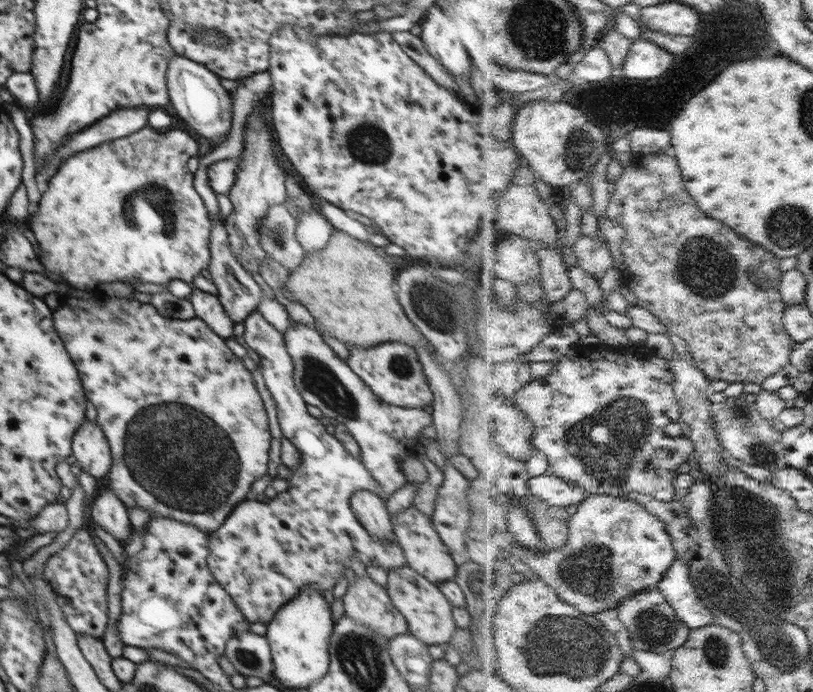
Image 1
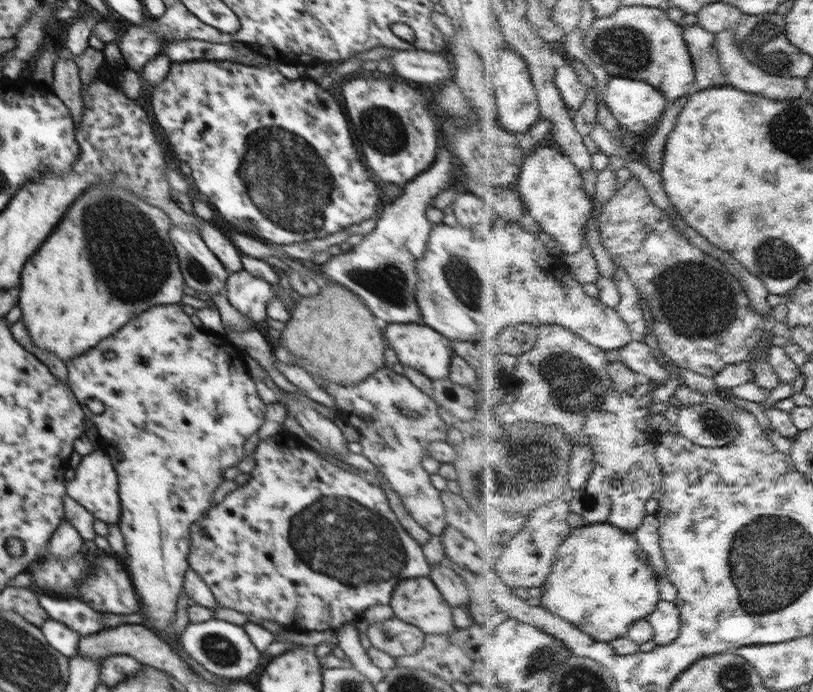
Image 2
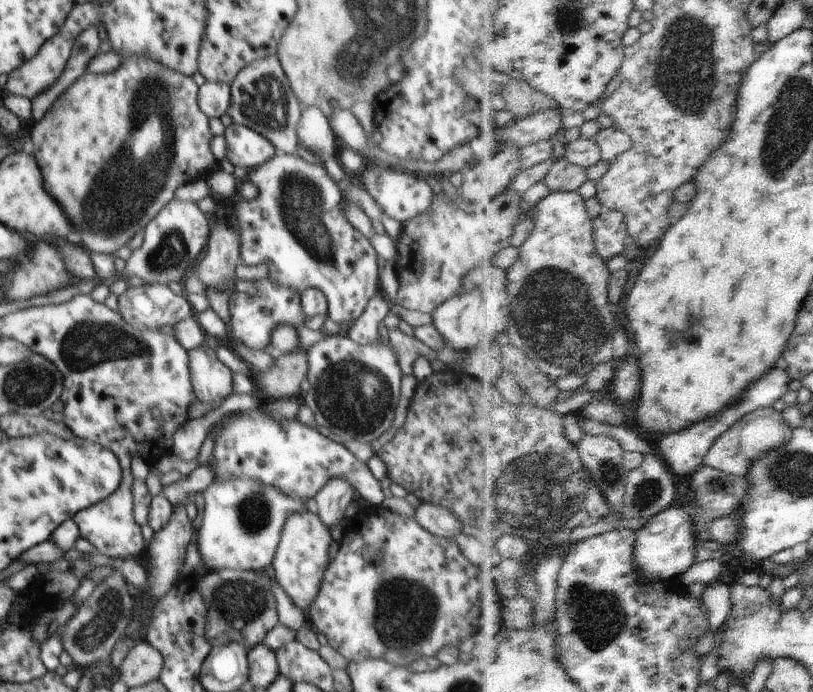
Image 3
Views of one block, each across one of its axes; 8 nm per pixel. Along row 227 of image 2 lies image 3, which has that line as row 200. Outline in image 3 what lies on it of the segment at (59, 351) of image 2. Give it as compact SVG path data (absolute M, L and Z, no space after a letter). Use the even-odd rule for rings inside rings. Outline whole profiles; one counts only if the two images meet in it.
M123 58L118 70L108 74L94 74L86 71L62 96L52 104L46 114L32 128L31 139L34 142L34 158L38 160L38 166L42 168L42 178L46 184L46 190L62 204L62 210L66 210L68 218L74 222L74 238L92 253L113 255L116 250L126 246L133 236L144 232L144 228L152 218L173 199L174 193L180 186L207 178L214 162L217 162L210 151L210 142L214 136L209 118L200 110L197 102L199 86L190 78L180 72L174 72L160 62L148 60L148 58Z

